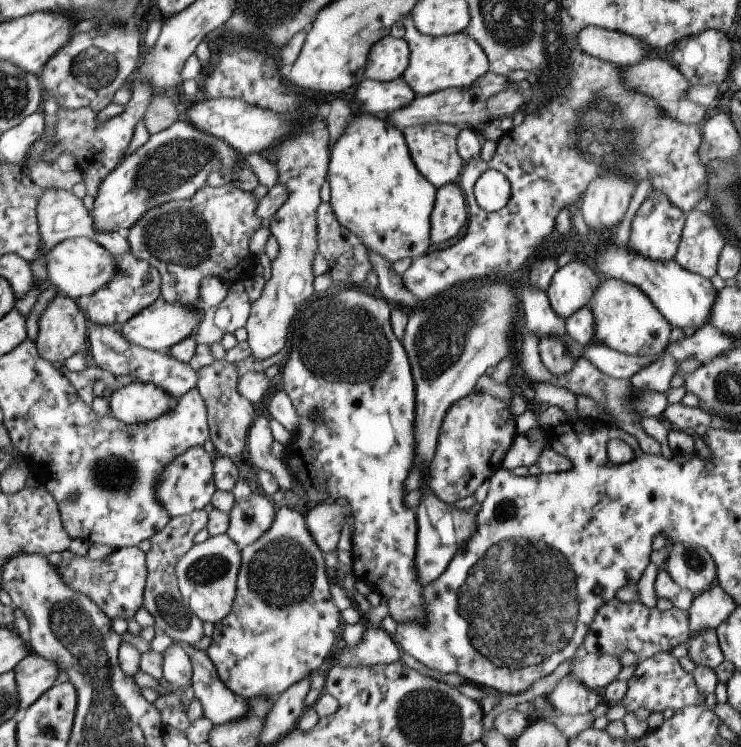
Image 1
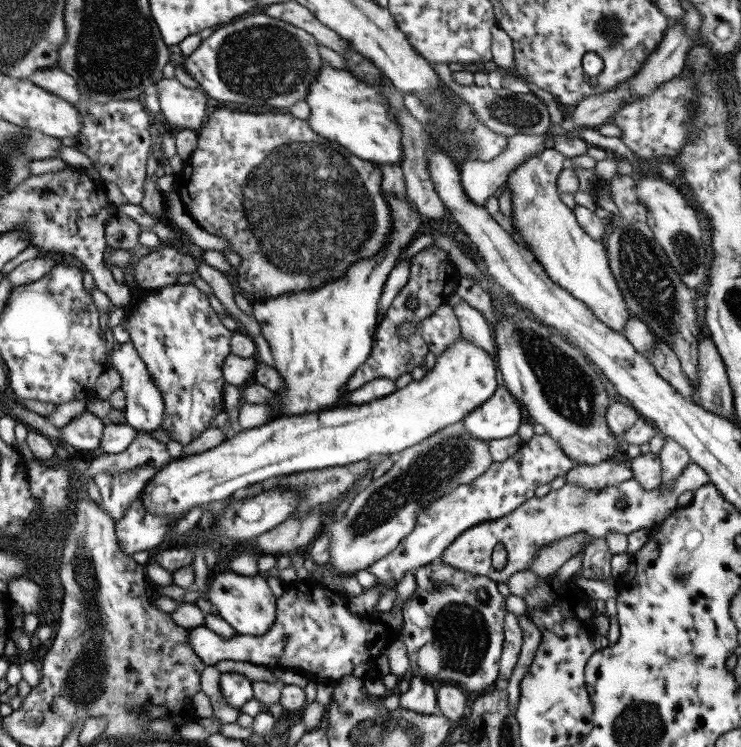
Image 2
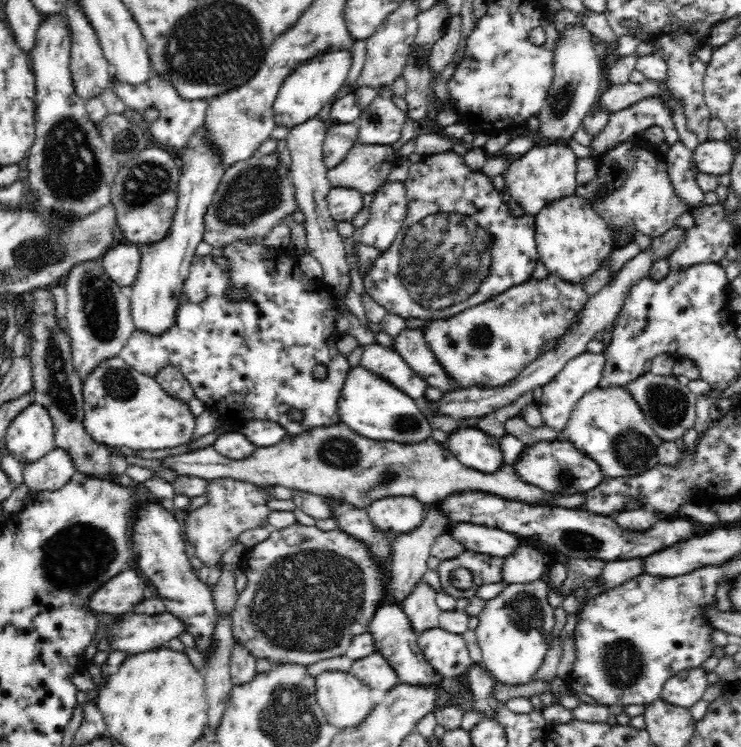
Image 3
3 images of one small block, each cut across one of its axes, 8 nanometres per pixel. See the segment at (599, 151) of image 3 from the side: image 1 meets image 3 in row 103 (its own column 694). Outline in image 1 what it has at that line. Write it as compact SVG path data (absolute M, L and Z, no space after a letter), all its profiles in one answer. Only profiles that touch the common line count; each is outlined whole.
M704 628L696 636L689 638L688 656L696 666L702 664L708 668L716 668L724 659L716 629Z

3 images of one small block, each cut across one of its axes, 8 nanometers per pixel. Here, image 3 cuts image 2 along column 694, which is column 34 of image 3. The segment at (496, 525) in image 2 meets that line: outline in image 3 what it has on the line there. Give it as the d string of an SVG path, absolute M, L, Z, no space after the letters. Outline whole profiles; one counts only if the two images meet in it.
M56 448L34 464L23 467L23 482L32 491L55 491L68 484L76 472L69 453Z

